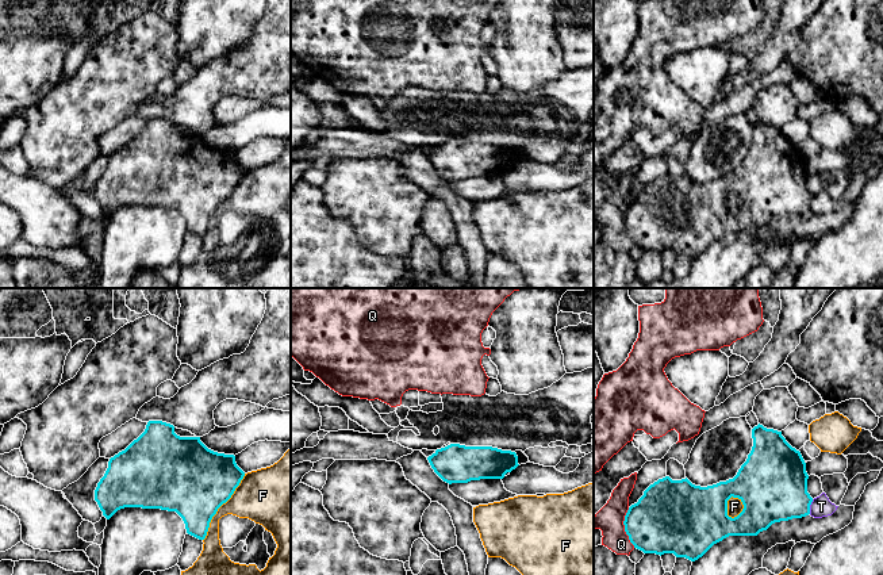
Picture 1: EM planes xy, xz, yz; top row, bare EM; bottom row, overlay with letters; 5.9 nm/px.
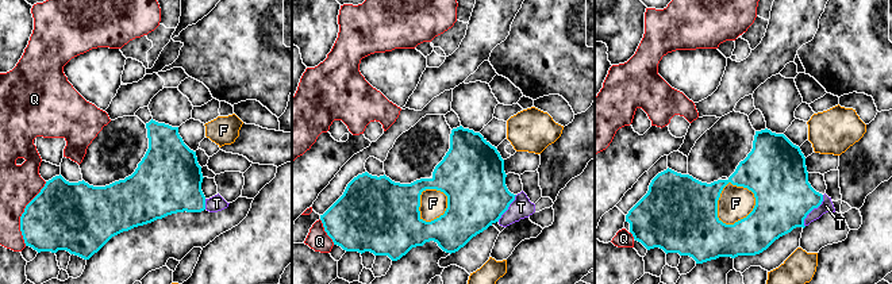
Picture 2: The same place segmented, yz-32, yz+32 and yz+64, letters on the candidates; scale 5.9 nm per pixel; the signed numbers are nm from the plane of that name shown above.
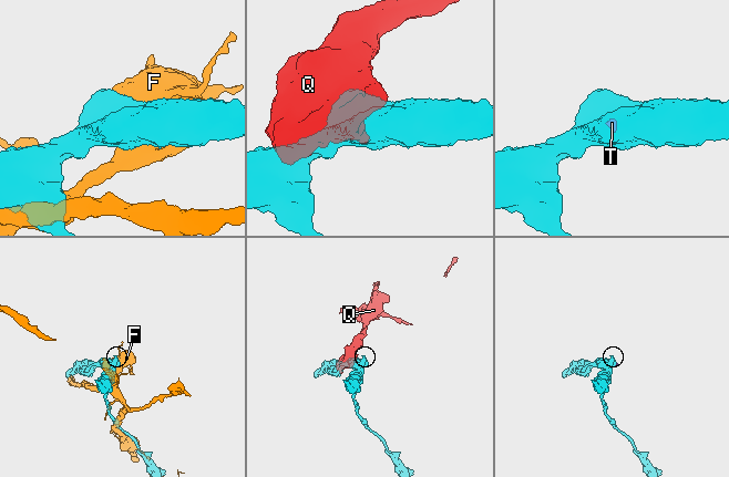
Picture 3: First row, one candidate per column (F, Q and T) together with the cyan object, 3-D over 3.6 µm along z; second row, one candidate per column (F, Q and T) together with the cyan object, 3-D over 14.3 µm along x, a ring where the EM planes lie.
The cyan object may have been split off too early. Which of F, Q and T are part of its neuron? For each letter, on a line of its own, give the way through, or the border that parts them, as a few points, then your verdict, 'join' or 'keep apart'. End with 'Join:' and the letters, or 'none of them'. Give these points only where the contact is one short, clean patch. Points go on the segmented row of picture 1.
F: keep apart
Q: keep apart
T: along yz (813, 499), (809, 513) | keep apart
Join: none of them

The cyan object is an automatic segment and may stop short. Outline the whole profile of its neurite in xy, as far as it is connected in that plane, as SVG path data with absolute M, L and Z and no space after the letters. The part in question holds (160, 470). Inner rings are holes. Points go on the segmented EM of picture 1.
M149 421L137 440L110 459L95 501L107 520L124 507L176 511L187 533L204 540L212 517L243 476L234 455L208 449L200 437L180 437L170 423Z

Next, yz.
M760 423L752 429L752 438L752 451L733 479L700 487L692 484L687 478L672 480L669 476L665 476L650 484L638 502L629 507L625 515L625 532L634 548L644 553L656 553L660 556L673 553L676 557L686 557L695 561L714 544L729 536L757 536L775 522L809 515L813 498L807 492L809 475L801 452L786 441L782 432L767 429ZM732 497L738 498L744 505L742 511L734 518L727 515L727 501Z

